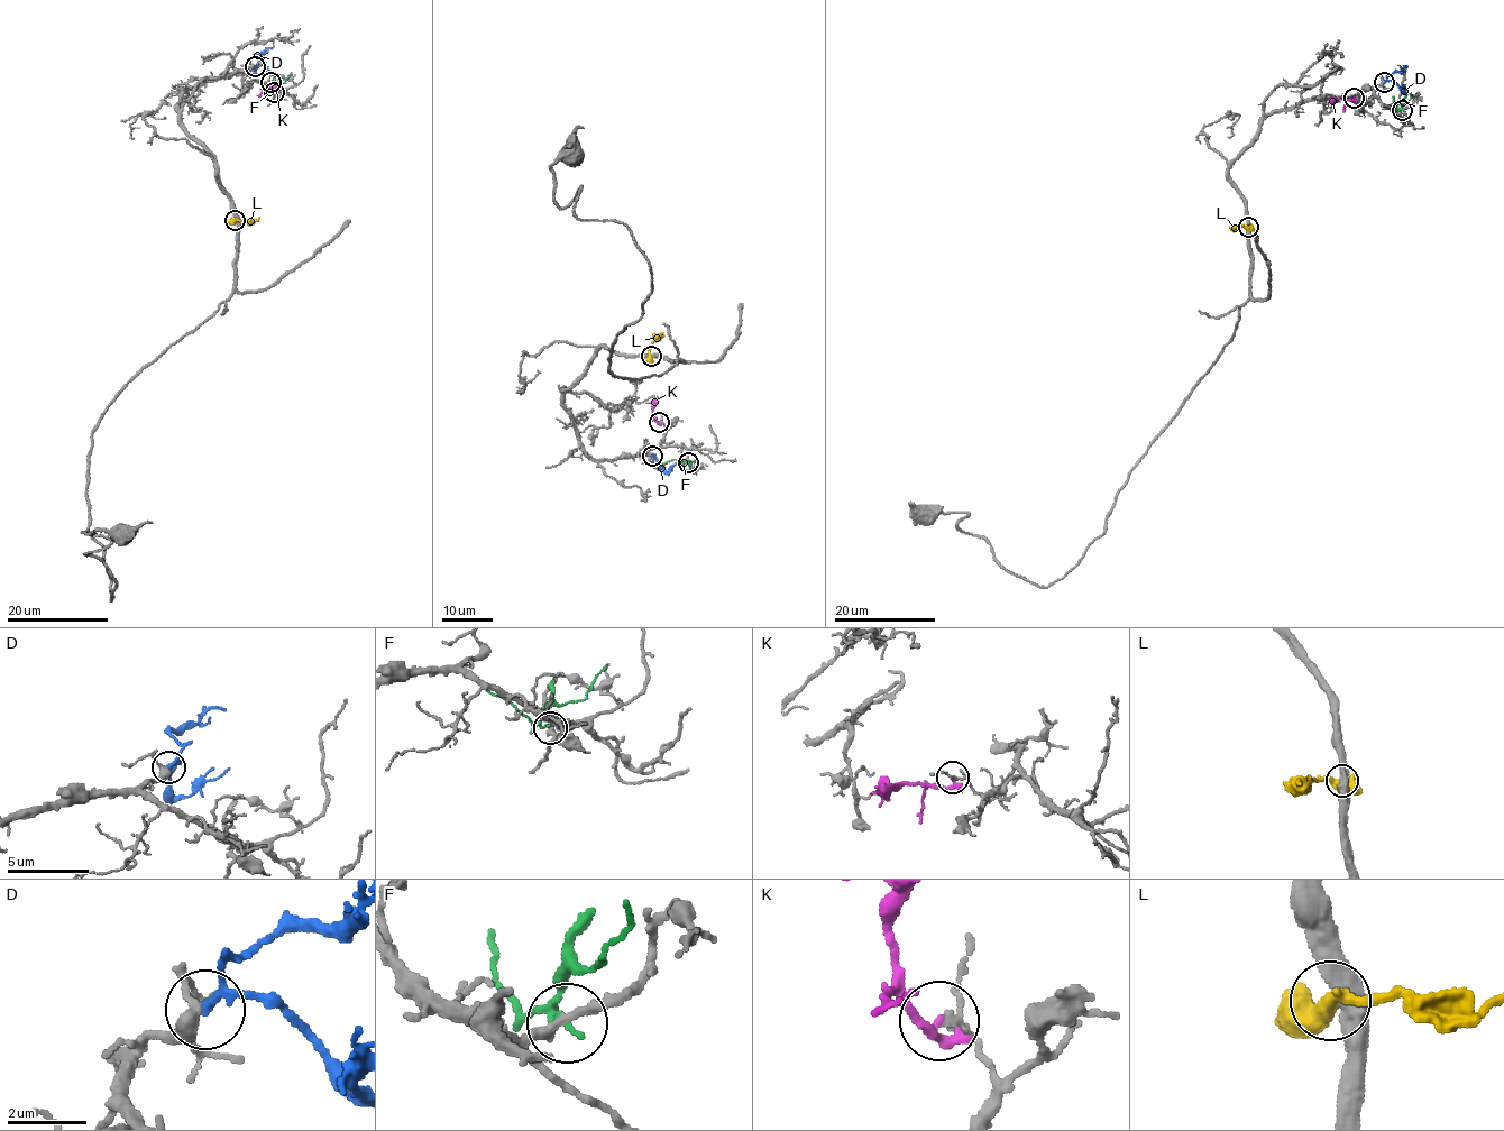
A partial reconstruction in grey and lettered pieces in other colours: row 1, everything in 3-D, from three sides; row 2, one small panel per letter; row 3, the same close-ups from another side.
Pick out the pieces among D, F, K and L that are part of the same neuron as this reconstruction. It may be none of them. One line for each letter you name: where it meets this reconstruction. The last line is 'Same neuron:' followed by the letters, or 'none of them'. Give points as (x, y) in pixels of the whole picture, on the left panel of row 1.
D: (255, 66)
Same neuron: D

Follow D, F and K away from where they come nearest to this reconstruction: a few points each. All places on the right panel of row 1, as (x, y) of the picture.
D: (1385, 82), (1392, 80), (1404, 91), (1405, 84)
F: (1403, 110), (1411, 92)
K: (1354, 97), (1330, 100)

